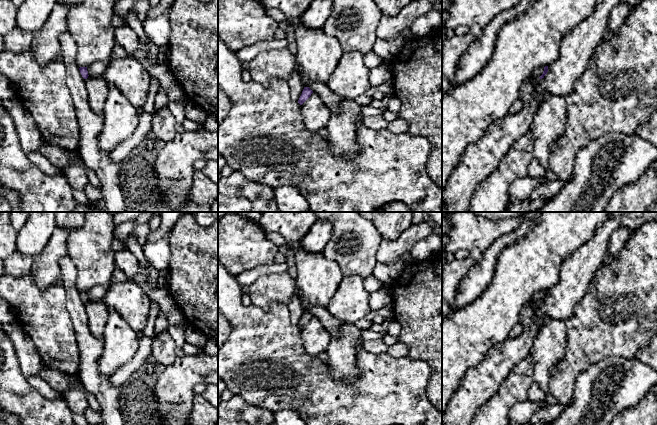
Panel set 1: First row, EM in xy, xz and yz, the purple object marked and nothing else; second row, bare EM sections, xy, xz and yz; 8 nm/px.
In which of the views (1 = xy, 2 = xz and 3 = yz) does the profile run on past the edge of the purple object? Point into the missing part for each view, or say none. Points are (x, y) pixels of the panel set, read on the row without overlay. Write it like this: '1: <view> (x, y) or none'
1: none
2: none
3: none

